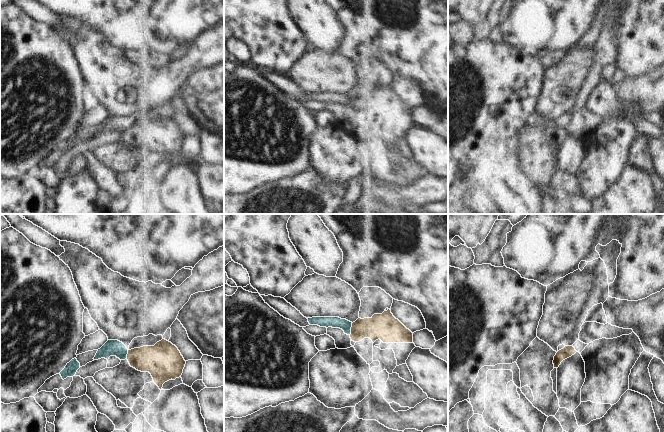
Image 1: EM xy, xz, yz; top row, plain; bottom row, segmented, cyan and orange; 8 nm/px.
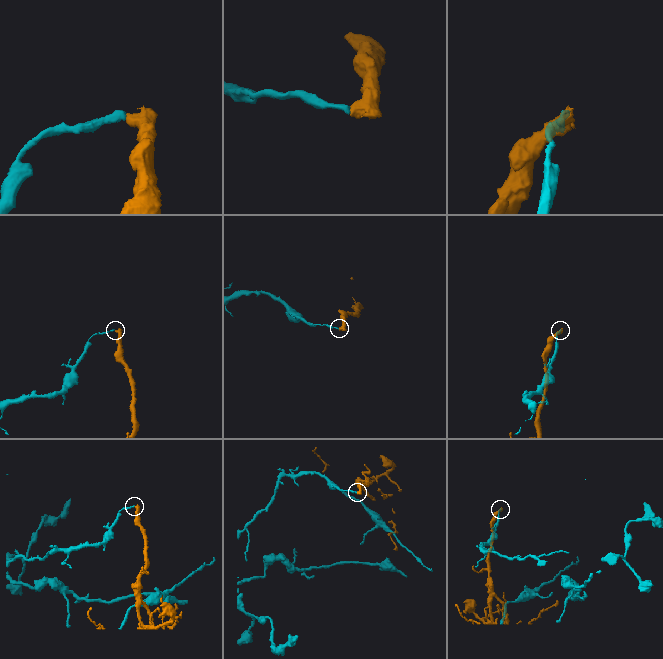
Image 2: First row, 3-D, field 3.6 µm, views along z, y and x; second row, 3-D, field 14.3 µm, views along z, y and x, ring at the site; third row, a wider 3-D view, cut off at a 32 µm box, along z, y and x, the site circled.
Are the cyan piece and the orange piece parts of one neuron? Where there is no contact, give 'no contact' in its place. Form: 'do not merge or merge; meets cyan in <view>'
do not merge; meets cyan in xz

